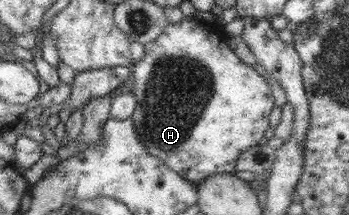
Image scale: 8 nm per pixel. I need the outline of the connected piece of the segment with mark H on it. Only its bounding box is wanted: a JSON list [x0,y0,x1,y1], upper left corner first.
[130,18,275,184]

